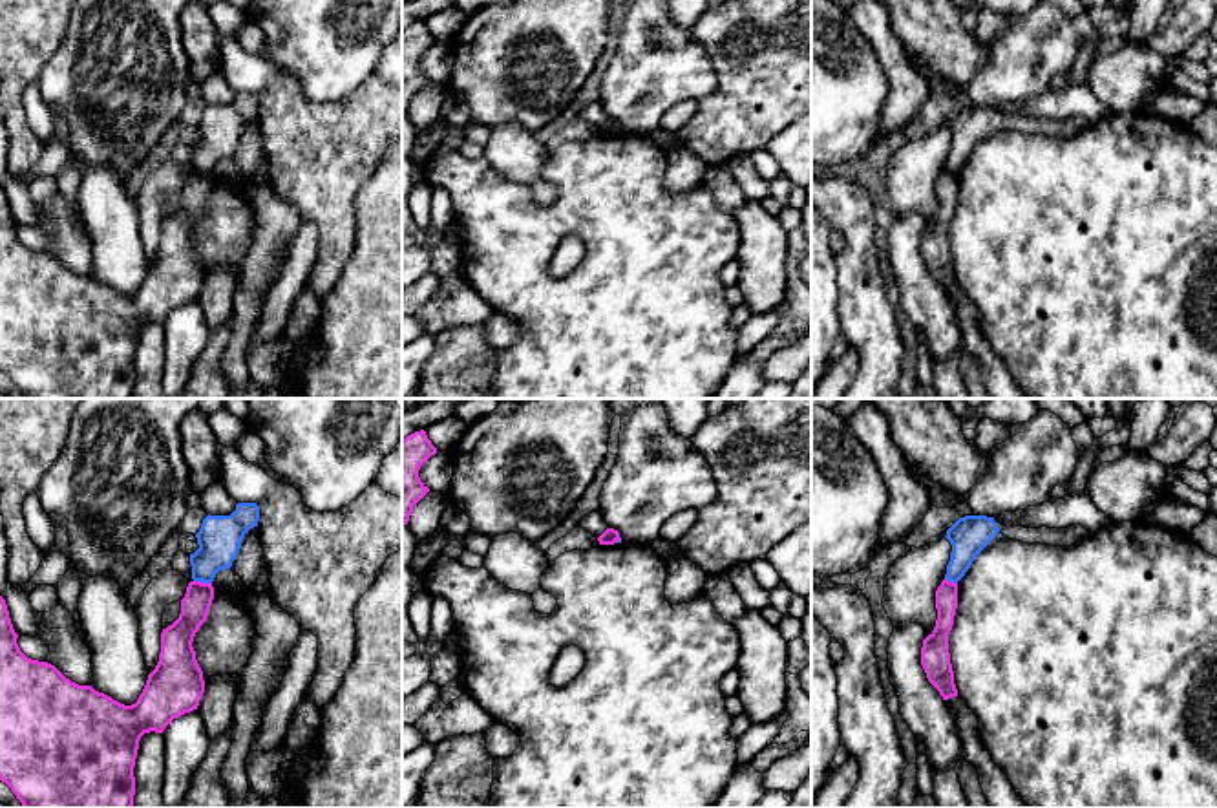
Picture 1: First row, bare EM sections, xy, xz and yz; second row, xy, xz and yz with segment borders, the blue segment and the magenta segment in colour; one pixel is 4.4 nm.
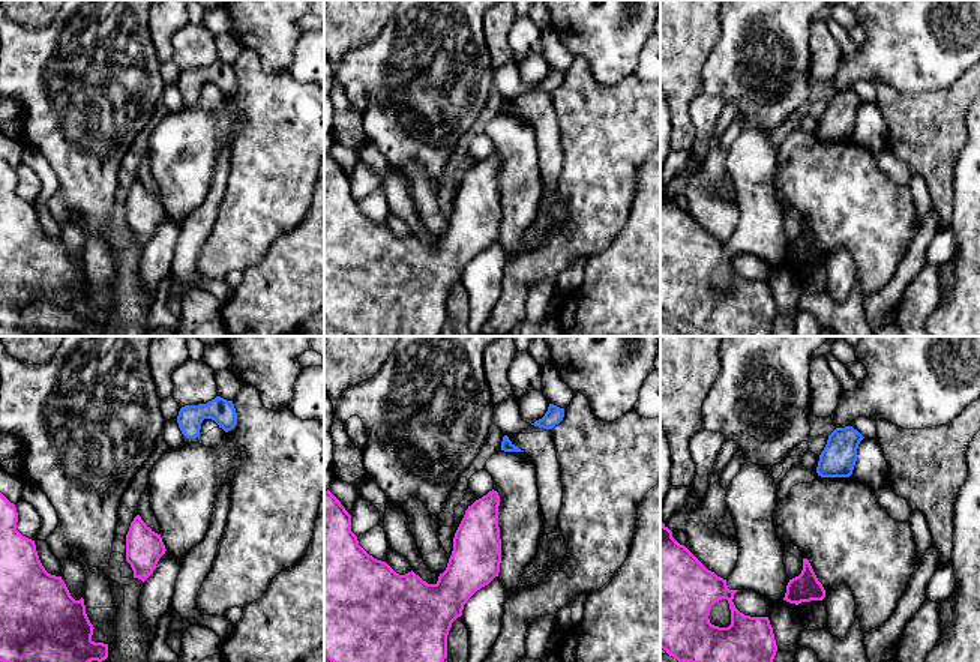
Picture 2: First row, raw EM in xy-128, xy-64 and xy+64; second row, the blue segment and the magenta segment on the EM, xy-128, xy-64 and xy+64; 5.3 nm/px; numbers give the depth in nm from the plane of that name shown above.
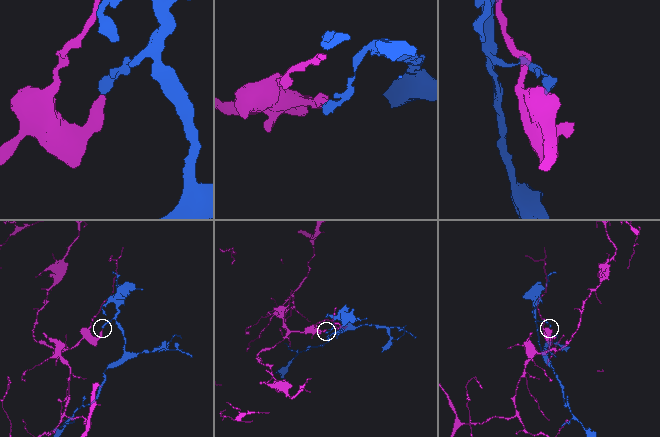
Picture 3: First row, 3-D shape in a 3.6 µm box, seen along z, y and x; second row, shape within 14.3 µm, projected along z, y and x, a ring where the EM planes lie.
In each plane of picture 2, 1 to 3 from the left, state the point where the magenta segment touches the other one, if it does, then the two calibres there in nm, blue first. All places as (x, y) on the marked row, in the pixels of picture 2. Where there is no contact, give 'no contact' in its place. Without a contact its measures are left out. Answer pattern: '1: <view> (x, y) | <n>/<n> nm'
1: no contact
2: no contact
3: no contact

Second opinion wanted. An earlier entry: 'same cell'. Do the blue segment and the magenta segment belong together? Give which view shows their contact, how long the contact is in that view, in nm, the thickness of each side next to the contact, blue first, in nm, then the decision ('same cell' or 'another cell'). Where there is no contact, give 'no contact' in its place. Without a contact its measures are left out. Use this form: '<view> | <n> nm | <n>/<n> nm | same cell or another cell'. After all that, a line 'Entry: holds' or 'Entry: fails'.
xy | 80 nm | 190/130 nm | another cell
Entry: fails

